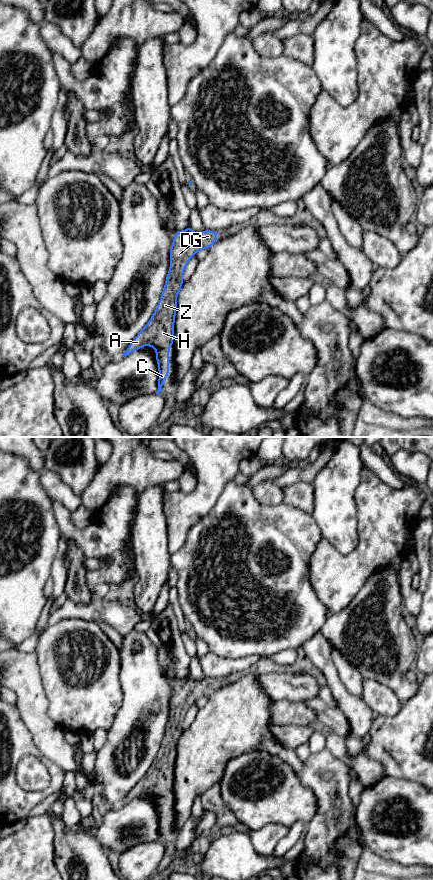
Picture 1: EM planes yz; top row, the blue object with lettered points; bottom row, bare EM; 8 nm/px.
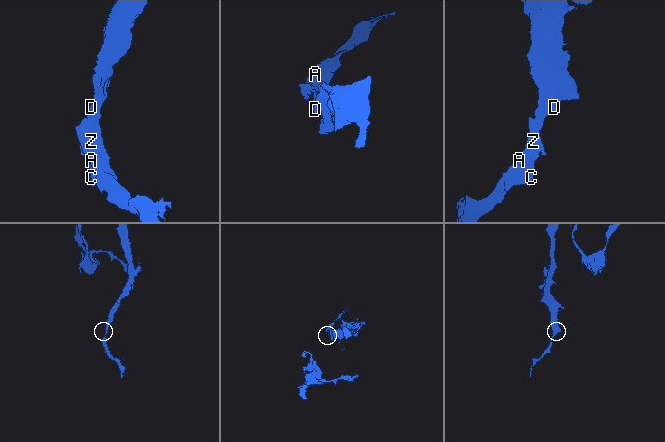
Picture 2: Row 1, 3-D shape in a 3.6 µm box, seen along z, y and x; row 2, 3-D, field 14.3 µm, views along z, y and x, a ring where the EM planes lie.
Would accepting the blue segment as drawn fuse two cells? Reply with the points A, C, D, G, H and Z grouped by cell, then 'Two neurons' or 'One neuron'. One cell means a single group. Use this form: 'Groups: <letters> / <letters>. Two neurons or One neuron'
Groups: A C D G H Z. One neuron

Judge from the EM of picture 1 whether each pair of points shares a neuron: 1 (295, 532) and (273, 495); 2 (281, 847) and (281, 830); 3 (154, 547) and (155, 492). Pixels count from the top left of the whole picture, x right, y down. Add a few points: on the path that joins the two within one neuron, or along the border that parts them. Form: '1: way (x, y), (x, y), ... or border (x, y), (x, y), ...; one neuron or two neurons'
1: border (255, 498), (265, 505), (278, 505), (282, 502); two neurons
2: border (289, 828), (289, 831), (278, 842), (271, 854); two neurons
3: way (154, 533), (154, 506); one neuron

